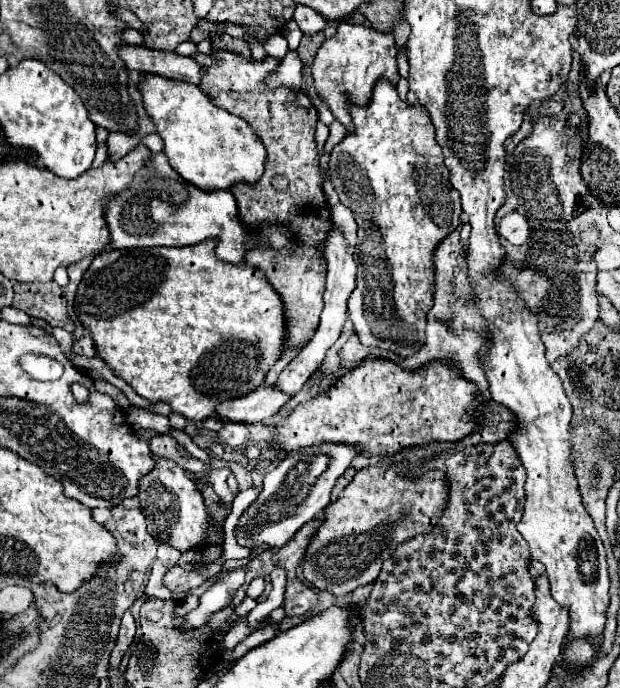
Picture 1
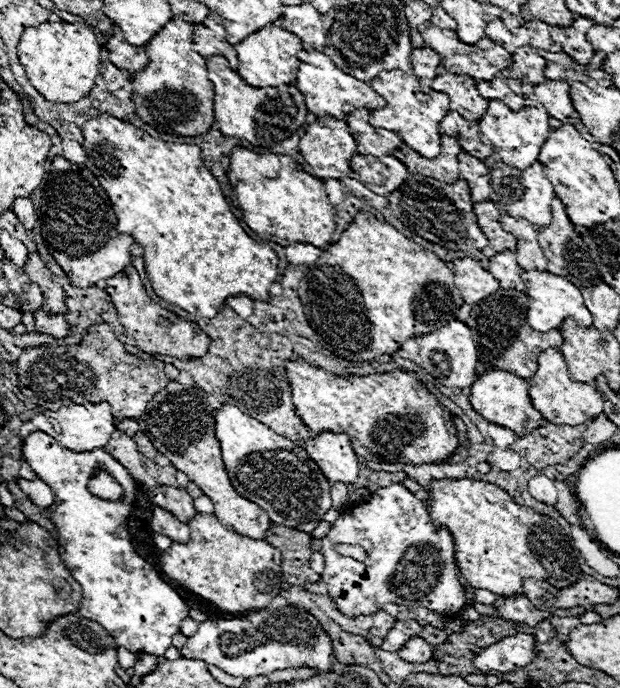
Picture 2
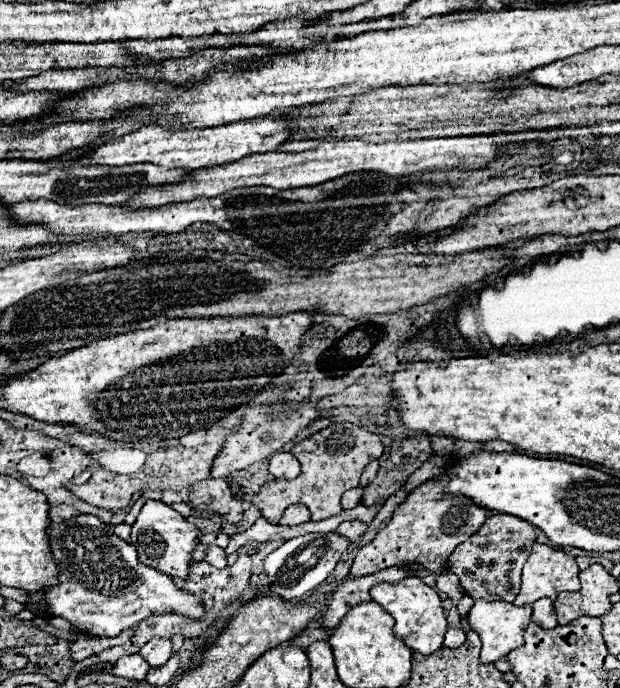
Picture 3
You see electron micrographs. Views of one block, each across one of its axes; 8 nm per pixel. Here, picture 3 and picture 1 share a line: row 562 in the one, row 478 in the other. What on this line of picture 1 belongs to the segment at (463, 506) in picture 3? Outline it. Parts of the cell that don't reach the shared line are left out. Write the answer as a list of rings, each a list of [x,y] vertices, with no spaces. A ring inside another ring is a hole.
[[[394,466],[364,468],[352,482],[324,508],[324,518],[302,558],[304,580],[334,596],[348,594],[358,586],[372,584],[382,562],[392,556],[396,546],[418,534],[428,534],[442,516],[448,502],[446,474],[428,470],[420,478],[408,478]]]

